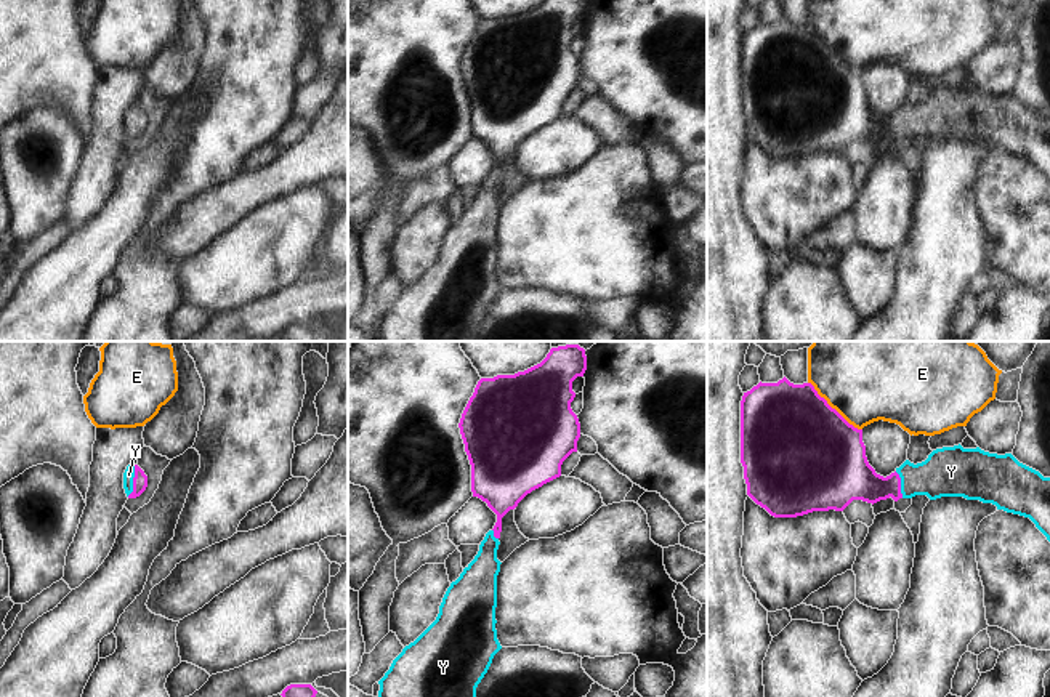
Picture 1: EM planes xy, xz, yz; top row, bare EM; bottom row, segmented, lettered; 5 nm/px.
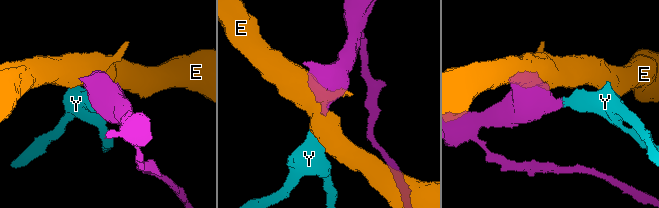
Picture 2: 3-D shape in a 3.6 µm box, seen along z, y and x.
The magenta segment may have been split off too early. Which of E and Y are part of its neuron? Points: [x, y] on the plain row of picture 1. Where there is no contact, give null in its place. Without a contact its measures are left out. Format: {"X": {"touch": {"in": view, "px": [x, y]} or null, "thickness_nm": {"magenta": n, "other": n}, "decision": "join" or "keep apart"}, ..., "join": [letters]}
{"E": {"touch": {"in": "yz", "px": [834, 50]}, "thickness_nm": {"magenta": 500, "other": 320}, "decision": "keep apart"}, "Y": {"touch": {"in": "xy", "px": [133, 122]}, "thickness_nm": {"magenta": 80, "other": 60}, "decision": "join"}, "join": ["Y"]}

